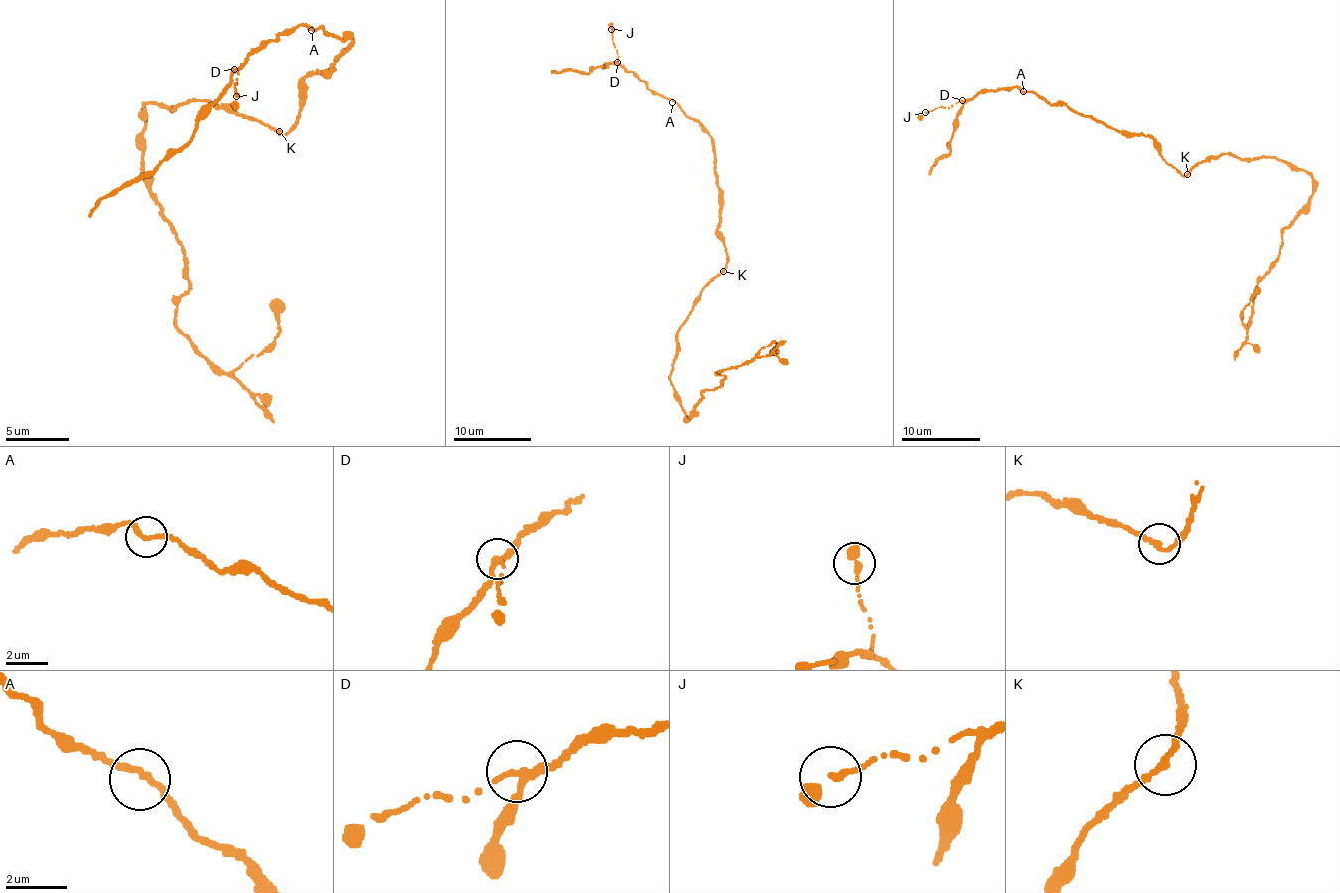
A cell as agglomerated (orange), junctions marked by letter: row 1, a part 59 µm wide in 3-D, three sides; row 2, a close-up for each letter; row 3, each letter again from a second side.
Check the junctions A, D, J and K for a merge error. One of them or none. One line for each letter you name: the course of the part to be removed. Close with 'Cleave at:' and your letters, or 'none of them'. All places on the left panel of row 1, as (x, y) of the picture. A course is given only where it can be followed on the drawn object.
Cleave at: none of them

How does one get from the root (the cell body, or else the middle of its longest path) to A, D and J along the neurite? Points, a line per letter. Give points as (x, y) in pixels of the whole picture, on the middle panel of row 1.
A: (723, 270), (727, 260), (718, 230), (719, 194), (711, 136), (672, 102)
D: (723, 270), (727, 260), (718, 230), (719, 194), (711, 136), (674, 102), (655, 94), (617, 62)
J: (723, 270), (727, 260), (718, 230), (711, 136), (674, 102), (626, 72), (617, 62), (611, 29)

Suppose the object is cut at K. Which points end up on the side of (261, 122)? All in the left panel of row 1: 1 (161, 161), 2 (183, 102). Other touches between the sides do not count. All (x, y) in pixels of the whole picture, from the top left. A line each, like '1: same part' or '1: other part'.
1: other part
2: same part

